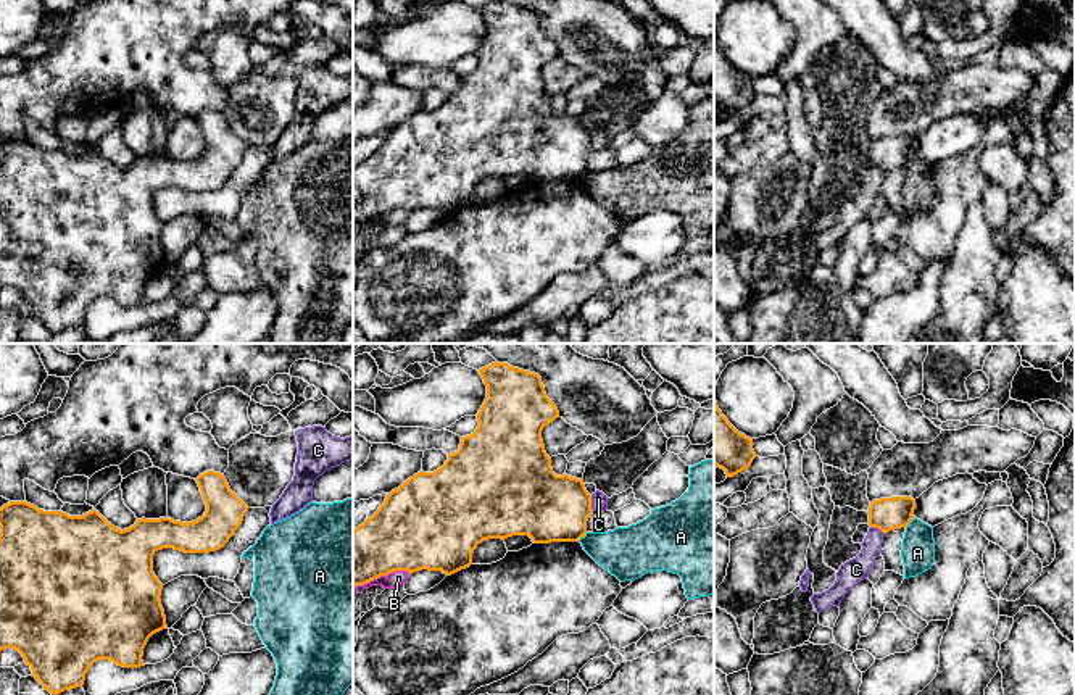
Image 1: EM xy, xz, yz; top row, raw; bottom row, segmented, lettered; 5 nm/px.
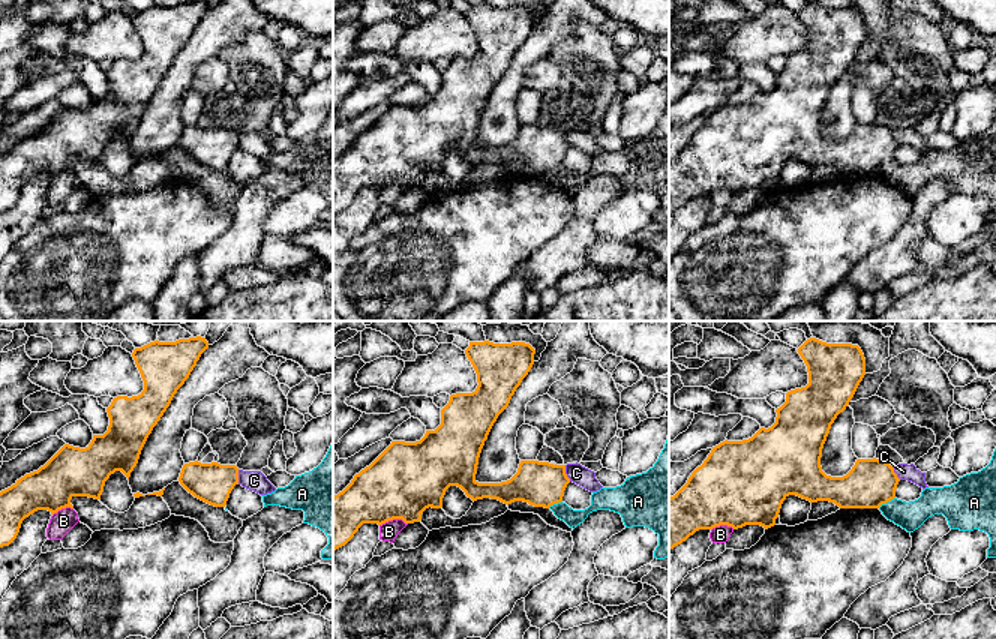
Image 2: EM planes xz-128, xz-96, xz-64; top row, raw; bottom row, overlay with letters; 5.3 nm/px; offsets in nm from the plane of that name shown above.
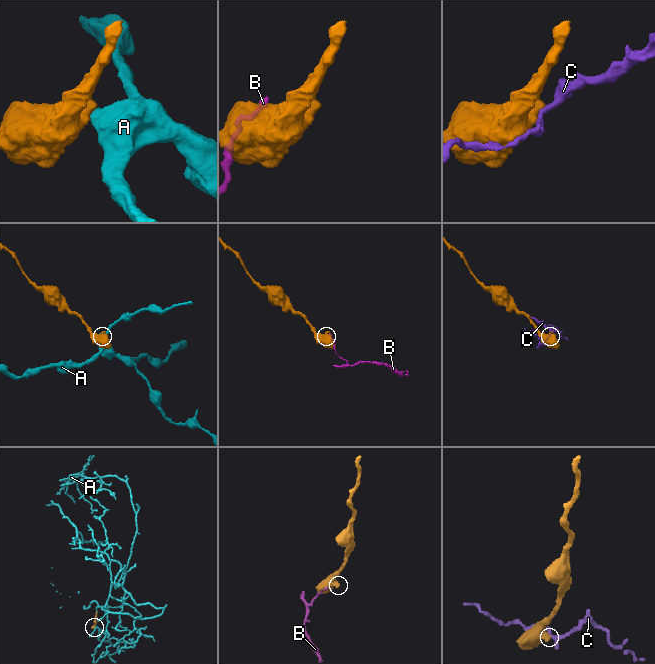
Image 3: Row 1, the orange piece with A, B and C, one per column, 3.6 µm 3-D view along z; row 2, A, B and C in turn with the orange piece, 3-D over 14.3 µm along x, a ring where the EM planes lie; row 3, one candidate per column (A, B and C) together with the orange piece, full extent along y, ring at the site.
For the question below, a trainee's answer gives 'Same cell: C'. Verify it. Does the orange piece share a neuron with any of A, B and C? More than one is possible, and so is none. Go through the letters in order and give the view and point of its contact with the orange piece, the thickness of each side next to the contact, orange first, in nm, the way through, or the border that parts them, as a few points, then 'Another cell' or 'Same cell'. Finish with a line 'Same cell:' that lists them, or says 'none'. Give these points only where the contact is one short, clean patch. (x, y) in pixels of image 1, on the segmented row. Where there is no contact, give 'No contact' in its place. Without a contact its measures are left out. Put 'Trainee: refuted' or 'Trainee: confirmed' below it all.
A: Touches orange at xz (582, 536). Thickness 340 nm (orange) against 260 nm. Boundary: xz (587, 532), (577, 541). Another cell
B: Touches orange at xz (381, 574). Thickness 380 nm (orange) against 80 nm. Another cell
C: Touches orange at xz (590, 503). Thickness 340 nm (orange) against 80 nm. Another cell
Same cell: none
Trainee: refuted

